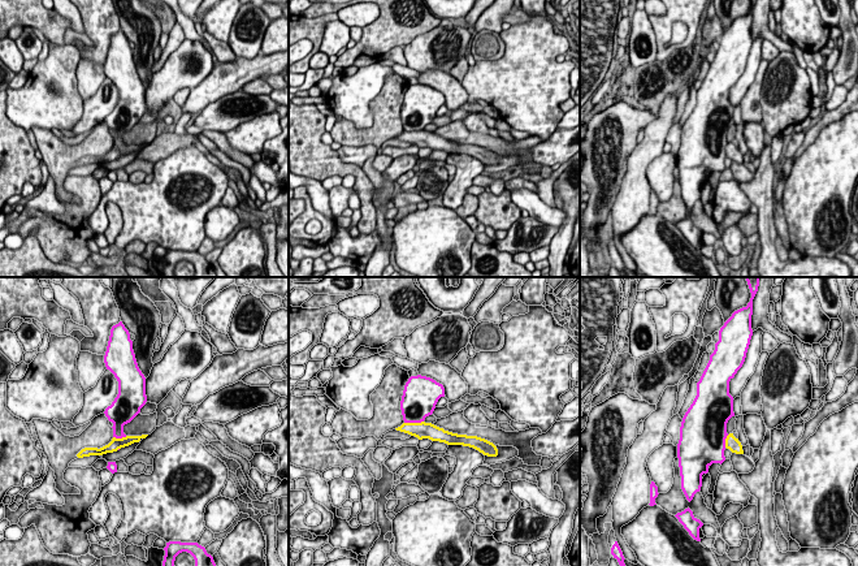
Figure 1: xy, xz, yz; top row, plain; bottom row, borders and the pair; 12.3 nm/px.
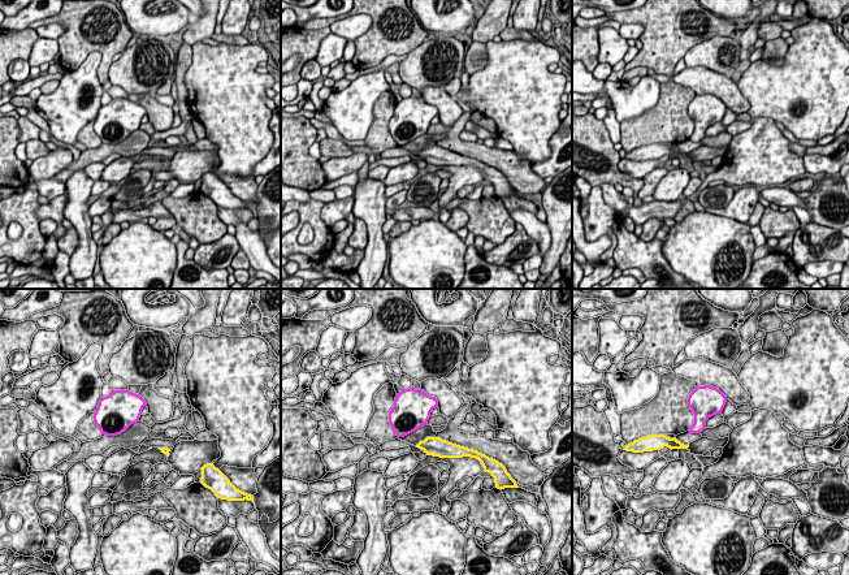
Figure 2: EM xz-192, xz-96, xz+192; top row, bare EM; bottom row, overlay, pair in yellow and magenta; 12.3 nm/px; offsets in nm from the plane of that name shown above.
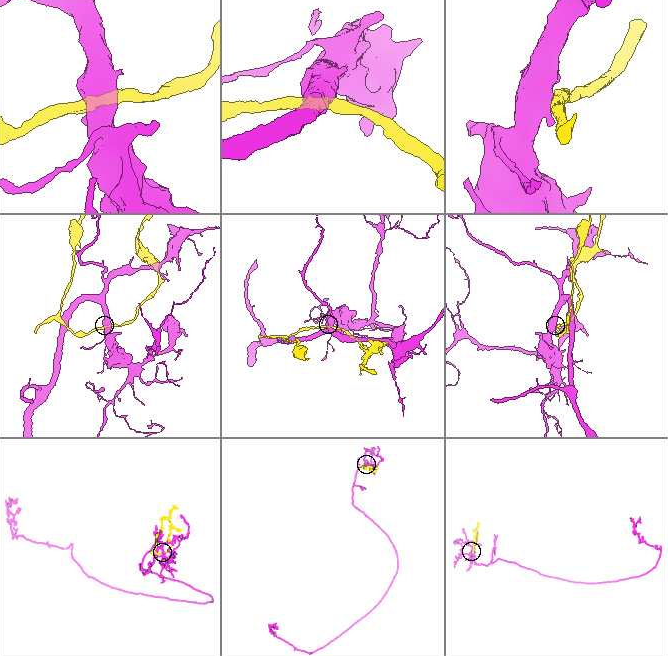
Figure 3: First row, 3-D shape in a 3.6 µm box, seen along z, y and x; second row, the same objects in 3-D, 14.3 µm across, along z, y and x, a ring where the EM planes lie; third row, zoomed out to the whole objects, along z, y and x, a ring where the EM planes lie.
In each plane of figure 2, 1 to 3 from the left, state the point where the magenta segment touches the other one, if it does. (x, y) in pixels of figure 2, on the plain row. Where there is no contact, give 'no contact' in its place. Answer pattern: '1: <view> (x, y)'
1: no contact
2: no contact
3: no contact

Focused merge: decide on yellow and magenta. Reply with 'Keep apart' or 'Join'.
Keep apart

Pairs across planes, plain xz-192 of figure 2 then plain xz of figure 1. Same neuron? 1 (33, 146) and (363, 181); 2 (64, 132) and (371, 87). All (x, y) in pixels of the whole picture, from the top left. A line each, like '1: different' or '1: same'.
1: different
2: same

